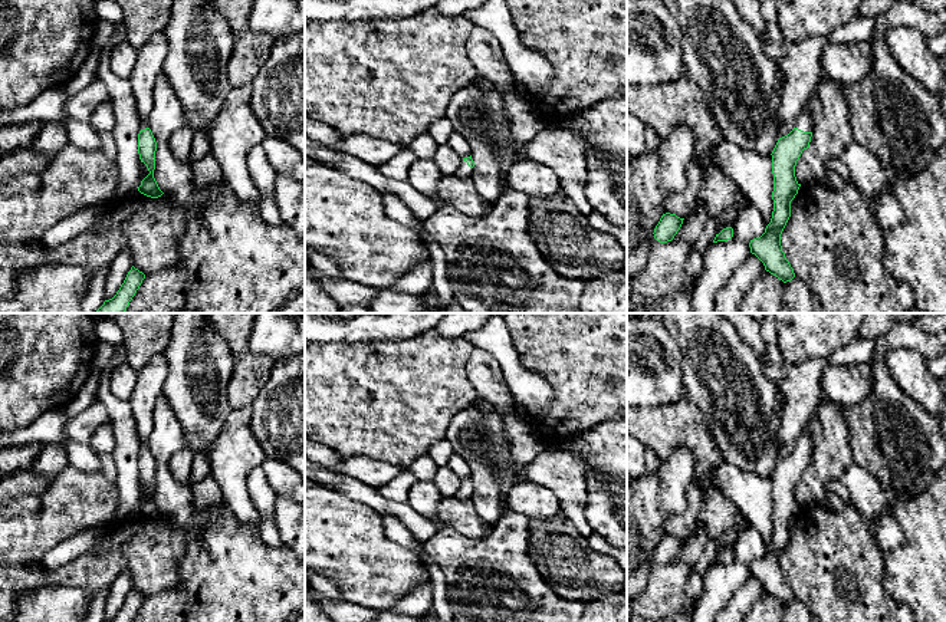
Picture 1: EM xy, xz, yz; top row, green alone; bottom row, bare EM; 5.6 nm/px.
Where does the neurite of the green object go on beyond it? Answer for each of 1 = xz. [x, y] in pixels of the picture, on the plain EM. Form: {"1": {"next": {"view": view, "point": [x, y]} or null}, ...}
{"1": {"next": {"view": "xz", "point": [465, 491]}}}

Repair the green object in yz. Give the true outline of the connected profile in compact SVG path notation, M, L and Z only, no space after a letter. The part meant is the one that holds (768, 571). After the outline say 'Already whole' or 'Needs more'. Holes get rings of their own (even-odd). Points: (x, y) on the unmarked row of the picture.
M804 430L795 442L795 450L778 461L771 475L773 496L772 540L765 554L749 565L750 575L763 585L765 592L784 605L791 603L795 595L782 573L781 556L791 539L791 523L801 509L795 498L795 487L802 473L809 470L811 458L812 442L808 431Z. Needs more

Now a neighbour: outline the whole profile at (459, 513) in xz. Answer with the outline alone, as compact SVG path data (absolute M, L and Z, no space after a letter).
M446 497L437 507L438 527L450 526L460 534L472 539L485 539L492 527L487 526L476 511L472 498Z

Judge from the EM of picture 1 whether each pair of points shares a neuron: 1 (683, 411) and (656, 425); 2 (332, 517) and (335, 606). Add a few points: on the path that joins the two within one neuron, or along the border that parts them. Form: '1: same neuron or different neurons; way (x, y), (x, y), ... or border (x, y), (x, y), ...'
1: same neuron; way (676, 418), (669, 425), (663, 425)
2: different neurons; border (342, 599), (365, 606)

